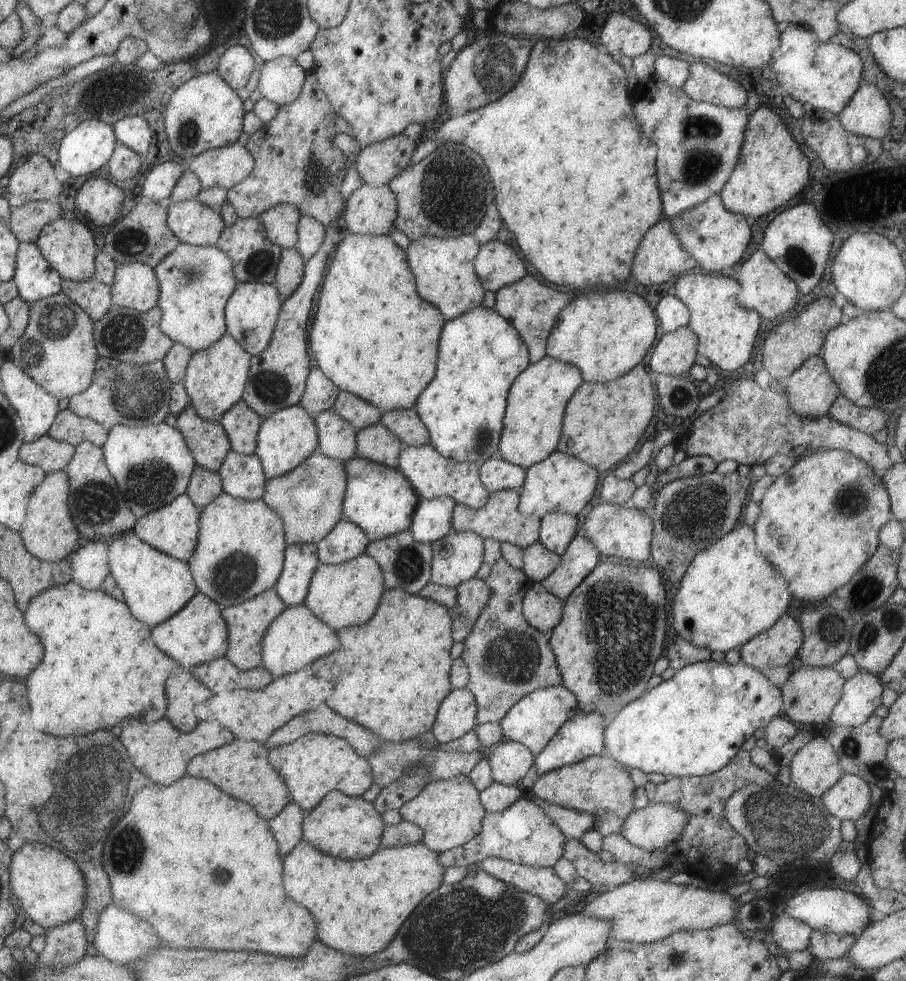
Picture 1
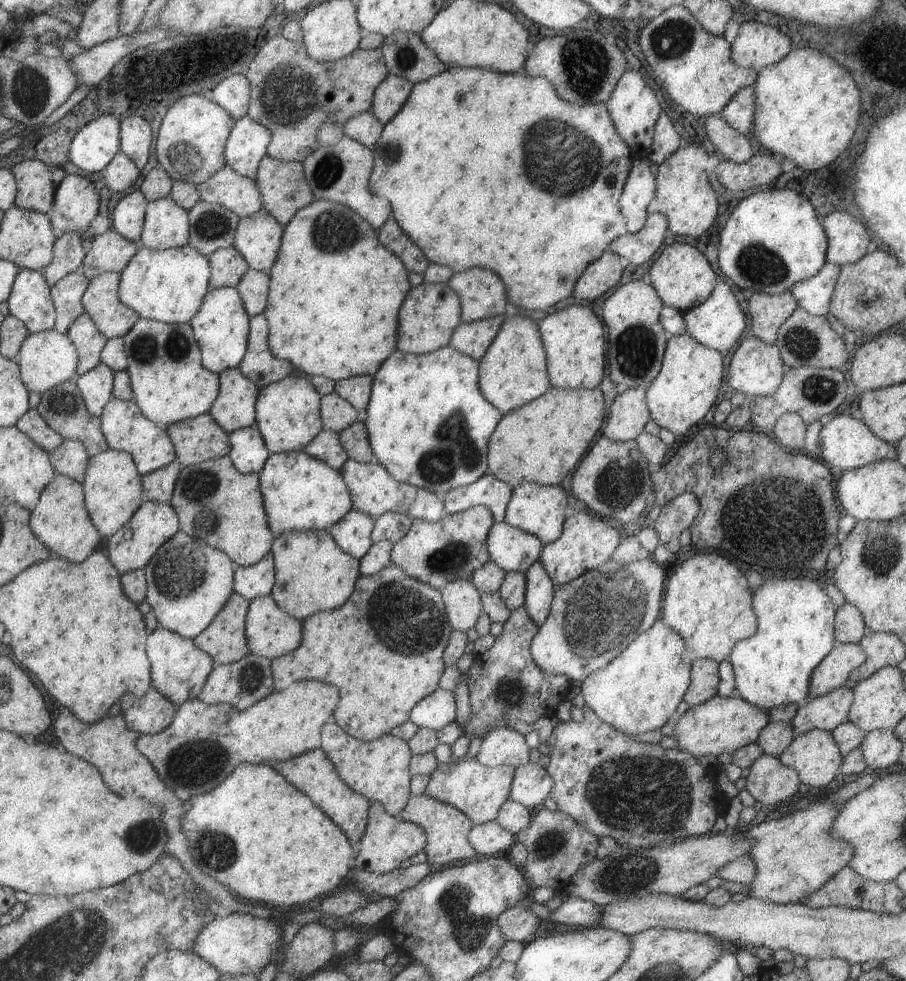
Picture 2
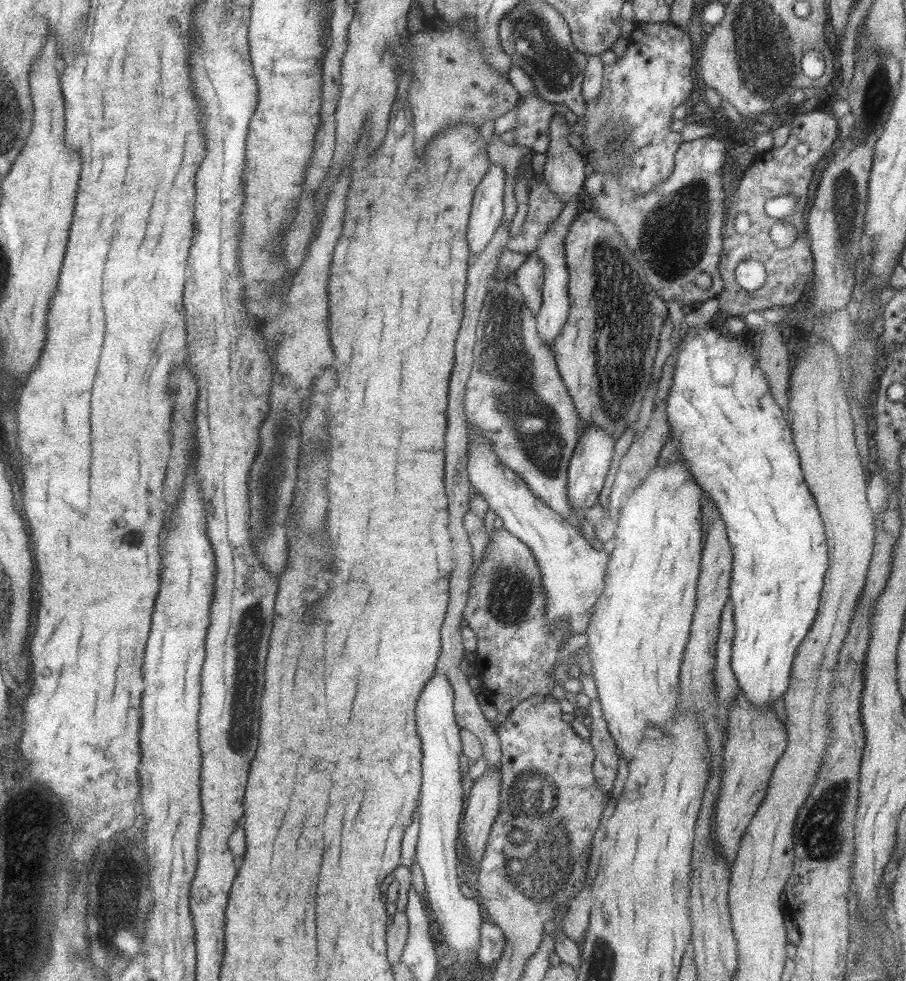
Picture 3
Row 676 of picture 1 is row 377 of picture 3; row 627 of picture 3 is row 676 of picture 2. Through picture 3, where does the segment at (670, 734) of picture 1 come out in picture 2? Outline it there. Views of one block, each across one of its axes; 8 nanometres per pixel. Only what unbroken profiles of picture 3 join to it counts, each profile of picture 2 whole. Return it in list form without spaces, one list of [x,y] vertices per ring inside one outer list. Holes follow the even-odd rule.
[[[769,578],[753,594],[751,608],[757,617],[755,634],[734,643],[728,656],[738,696],[767,711],[804,702],[813,668],[836,642],[835,606],[815,580]]]

